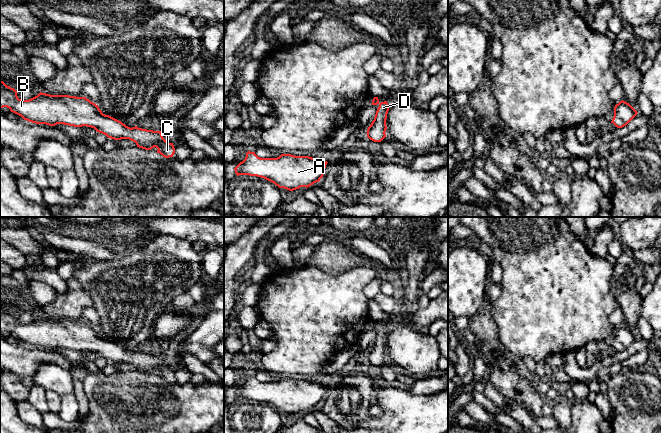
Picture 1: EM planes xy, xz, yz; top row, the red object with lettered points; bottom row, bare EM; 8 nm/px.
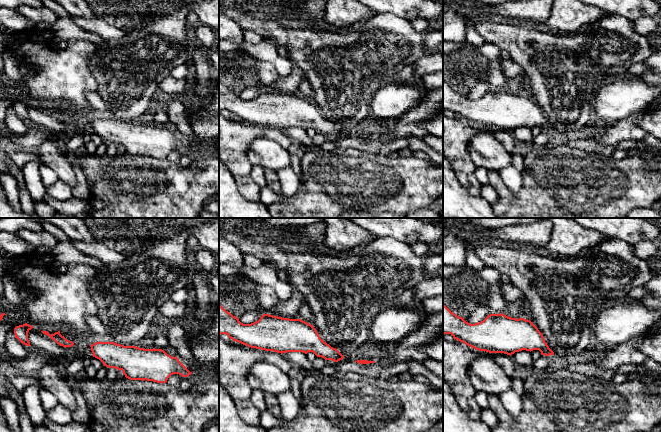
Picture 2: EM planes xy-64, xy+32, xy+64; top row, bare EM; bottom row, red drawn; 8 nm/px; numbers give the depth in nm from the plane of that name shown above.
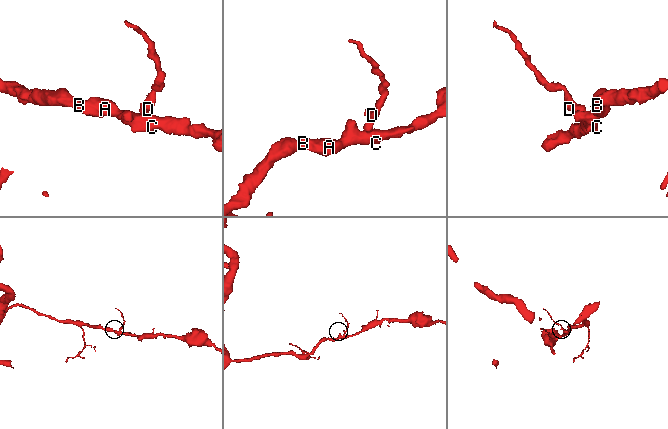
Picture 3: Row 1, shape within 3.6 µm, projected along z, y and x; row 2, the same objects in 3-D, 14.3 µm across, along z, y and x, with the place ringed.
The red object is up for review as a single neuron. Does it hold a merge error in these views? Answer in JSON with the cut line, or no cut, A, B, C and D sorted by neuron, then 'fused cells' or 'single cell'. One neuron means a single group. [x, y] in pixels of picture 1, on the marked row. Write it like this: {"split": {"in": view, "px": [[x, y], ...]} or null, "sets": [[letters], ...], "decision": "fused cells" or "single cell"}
{"split": null, "sets": [["A", "B", "C", "D"]], "decision": "single cell"}

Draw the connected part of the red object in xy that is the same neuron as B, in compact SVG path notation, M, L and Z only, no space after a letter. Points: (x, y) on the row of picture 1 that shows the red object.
M0 80L0 109L7 107L11 112L36 124L55 126L64 124L74 127L87 126L114 140L129 139L137 147L151 150L156 147L163 157L173 157L173 143L167 142L161 131L128 127L121 121L102 113L98 105L86 97L50 95L40 92L29 100L21 100L14 88Z

